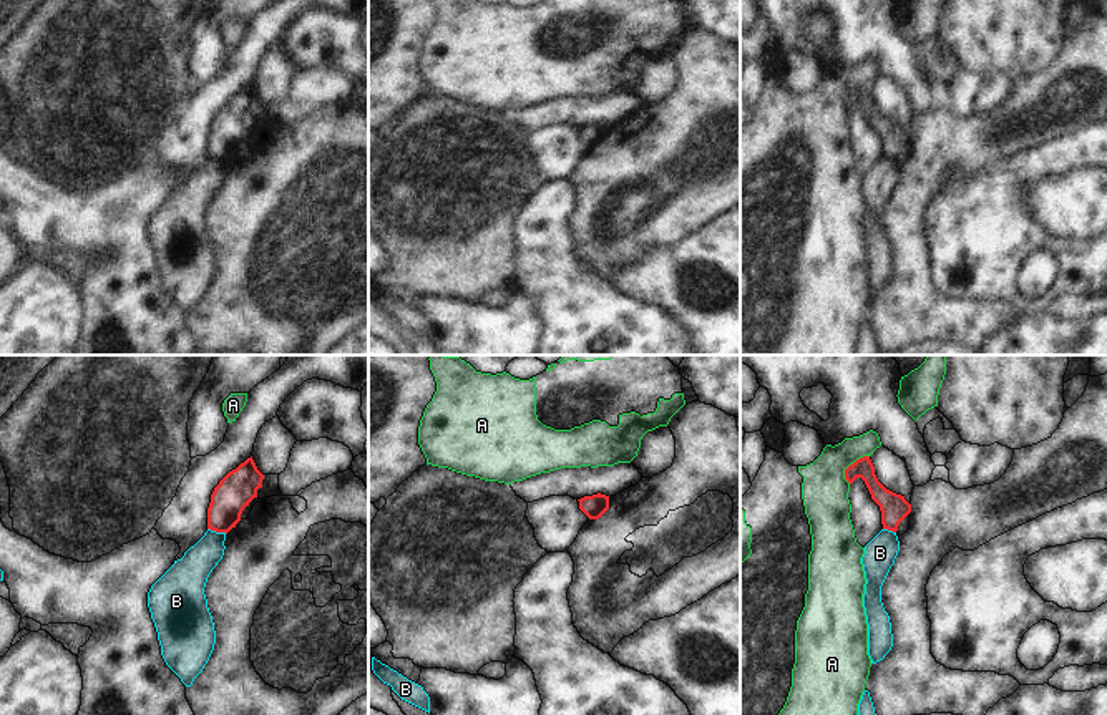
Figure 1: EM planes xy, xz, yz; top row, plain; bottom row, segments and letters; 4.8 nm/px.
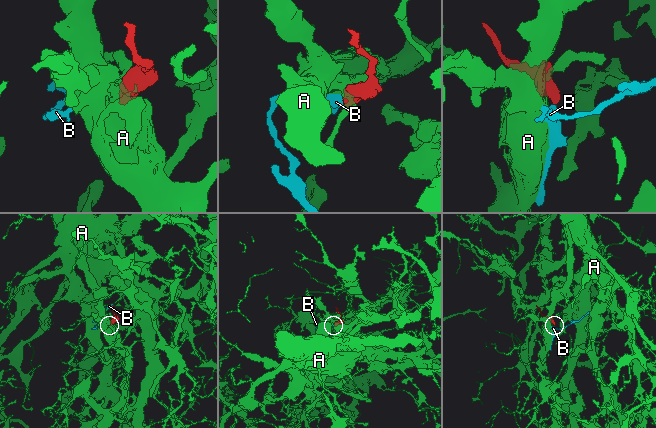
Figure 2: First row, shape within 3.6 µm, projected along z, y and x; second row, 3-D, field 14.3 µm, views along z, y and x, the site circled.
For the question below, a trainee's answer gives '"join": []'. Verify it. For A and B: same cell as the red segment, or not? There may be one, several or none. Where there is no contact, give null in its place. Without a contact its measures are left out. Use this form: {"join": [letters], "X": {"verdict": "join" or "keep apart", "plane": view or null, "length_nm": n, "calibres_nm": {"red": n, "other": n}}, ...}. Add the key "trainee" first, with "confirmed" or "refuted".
{"trainee": "confirmed", "join": [], "A": {"verdict": "keep apart", "plane": "yz", "length_nm": 170, "calibres_nm": {"red": 100, "other": 220}}, "B": {"verdict": "keep apart", "plane": "xy", "length_nm": 100, "calibres_nm": {"red": 180, "other": 180}}}

